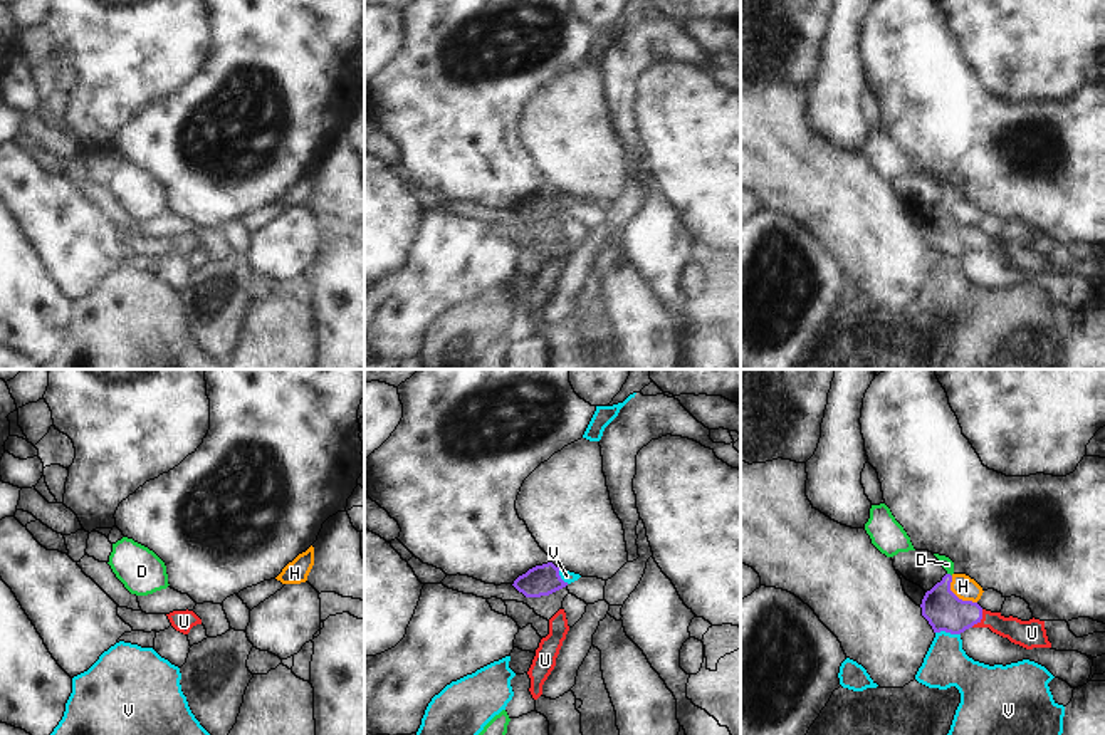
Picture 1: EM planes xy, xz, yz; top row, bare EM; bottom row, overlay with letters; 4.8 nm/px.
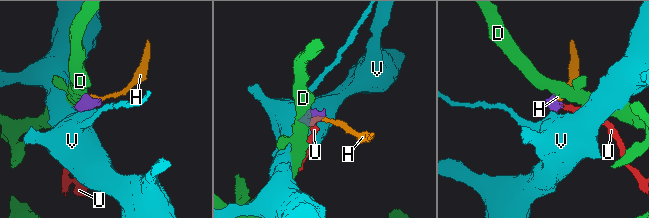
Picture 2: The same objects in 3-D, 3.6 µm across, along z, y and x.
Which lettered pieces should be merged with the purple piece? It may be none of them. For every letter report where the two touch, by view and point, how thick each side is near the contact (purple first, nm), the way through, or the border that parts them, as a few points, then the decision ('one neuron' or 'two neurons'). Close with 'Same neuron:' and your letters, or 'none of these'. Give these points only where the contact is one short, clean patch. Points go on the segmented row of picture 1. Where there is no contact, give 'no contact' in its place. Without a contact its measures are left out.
D: contact yz (949, 574); calibres 190 and 60 nm; border yz (947, 573), (951, 576); two neurons
H: contact yz (956, 596); calibres 190 and 110 nm; border yz (951, 576), (951, 589), (959, 598), (976, 603); two neurons
U: contact yz (979, 620); calibres 190 and 130 nm; way yz (944, 611), (979, 620), (993, 620), (1030, 633); one neuron
V: contact yz (947, 631); calibres 190 and 220 nm; border yz (936, 631), (959, 635); two neurons
Same neuron: U

